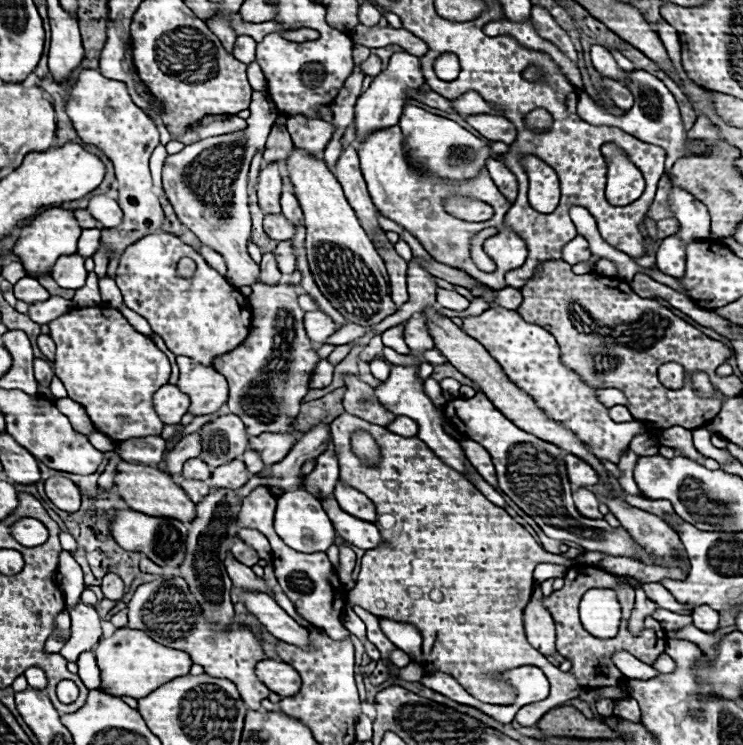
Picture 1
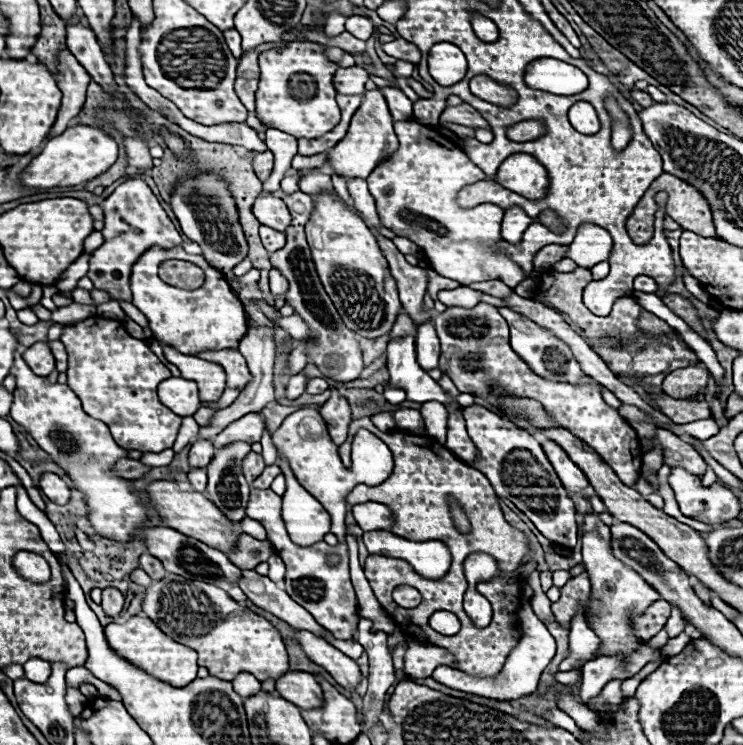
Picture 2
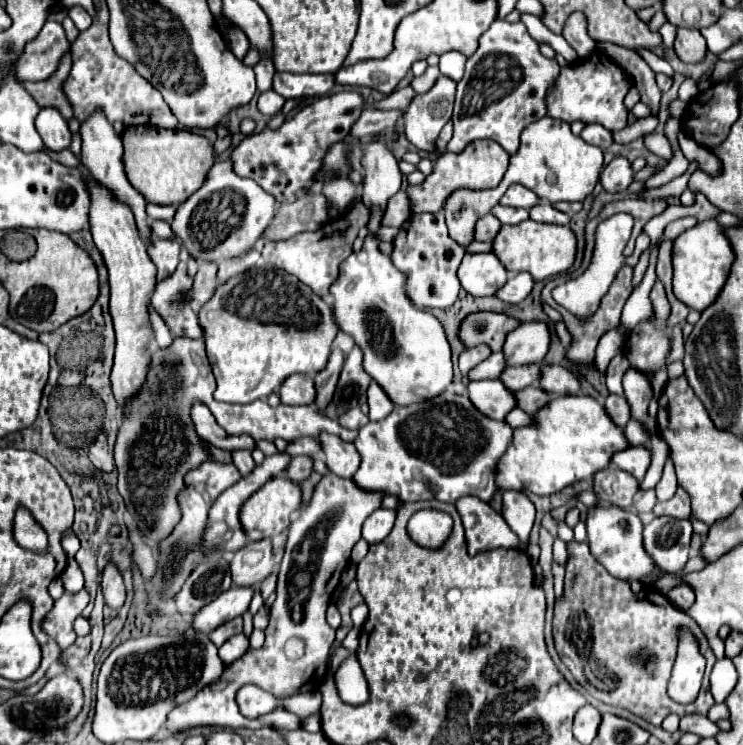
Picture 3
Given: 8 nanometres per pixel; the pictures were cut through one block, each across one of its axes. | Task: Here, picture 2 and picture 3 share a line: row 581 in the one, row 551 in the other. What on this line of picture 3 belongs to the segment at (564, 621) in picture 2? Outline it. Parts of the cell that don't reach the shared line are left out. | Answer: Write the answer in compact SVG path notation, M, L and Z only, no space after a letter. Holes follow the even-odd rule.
M574 542L568 546L568 554L564 594L556 600L554 608L554 644L574 678L596 700L626 708L656 726L660 726L670 712L678 716L692 712L706 714L706 710L714 704L708 676L716 658L700 626L696 626L686 612L676 610L676 606L672 606L658 590L632 594L630 584L626 580L612 578L604 566L594 560L588 546ZM678 626L686 626L694 632L700 642L700 652L708 660L704 687L701 687L698 700L688 706L672 702L666 694L670 670L676 658Z

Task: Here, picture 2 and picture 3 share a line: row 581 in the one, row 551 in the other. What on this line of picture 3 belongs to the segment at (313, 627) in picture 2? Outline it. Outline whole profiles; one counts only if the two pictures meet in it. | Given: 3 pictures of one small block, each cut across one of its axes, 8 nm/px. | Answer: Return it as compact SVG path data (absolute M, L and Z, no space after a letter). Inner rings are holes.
M270 540L248 542L238 550L230 564L232 582L236 586L260 586L260 582L274 570L274 554Z

